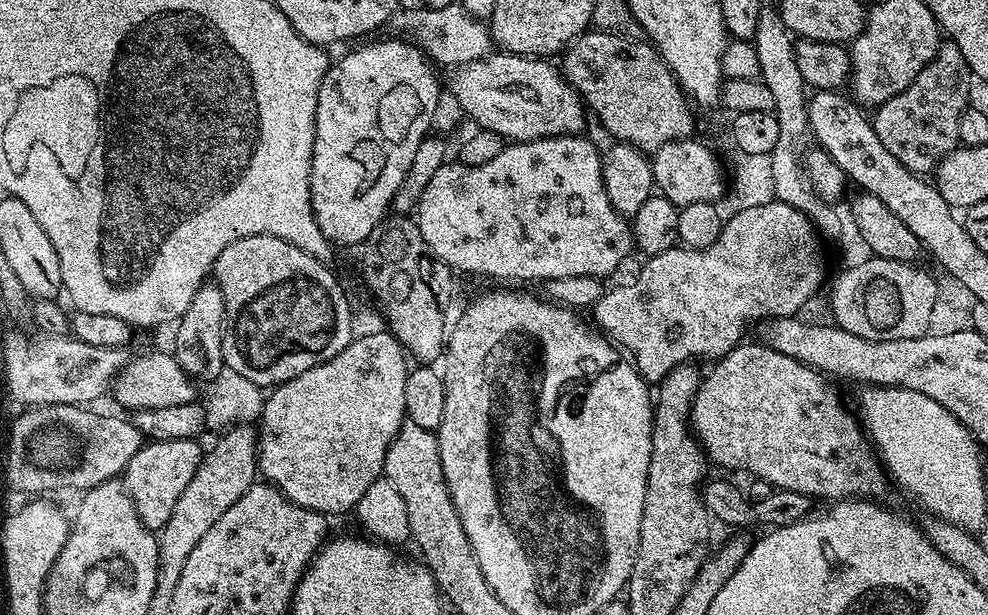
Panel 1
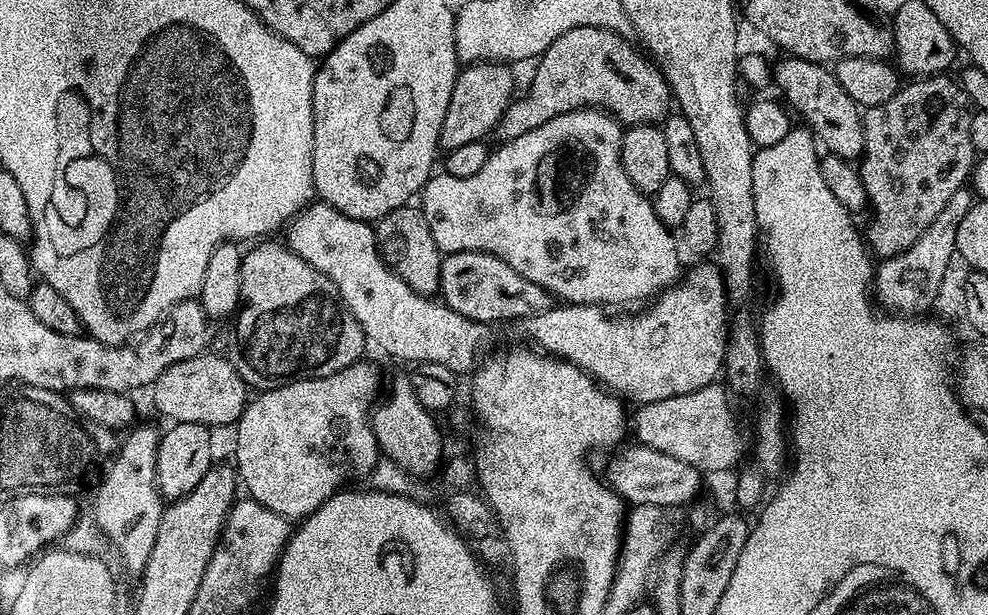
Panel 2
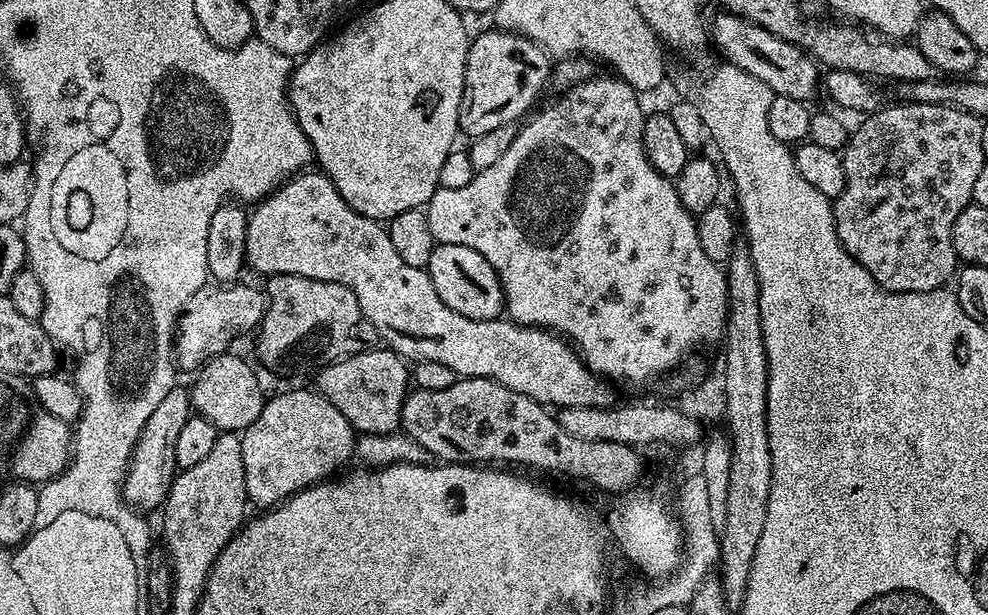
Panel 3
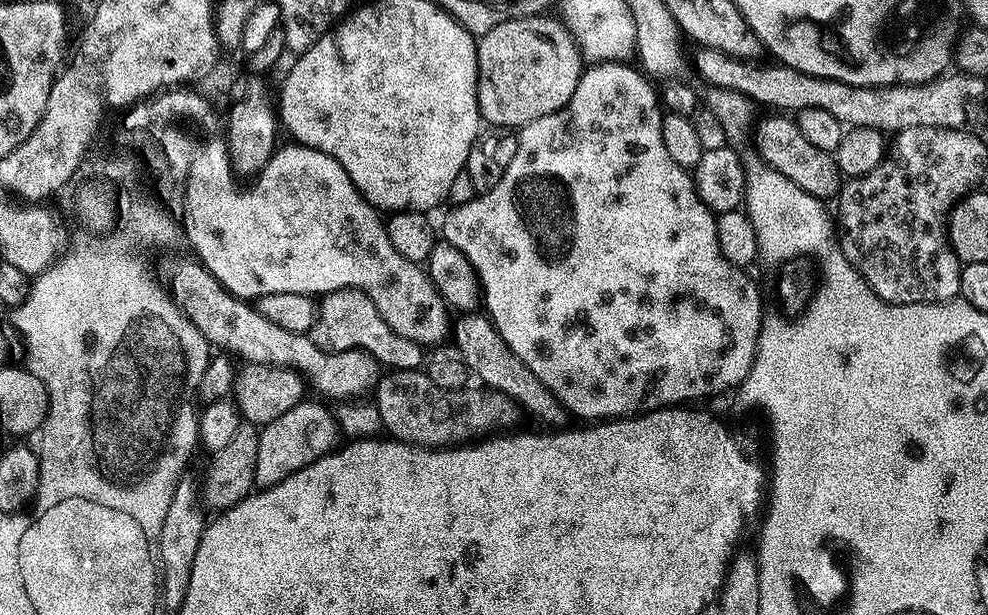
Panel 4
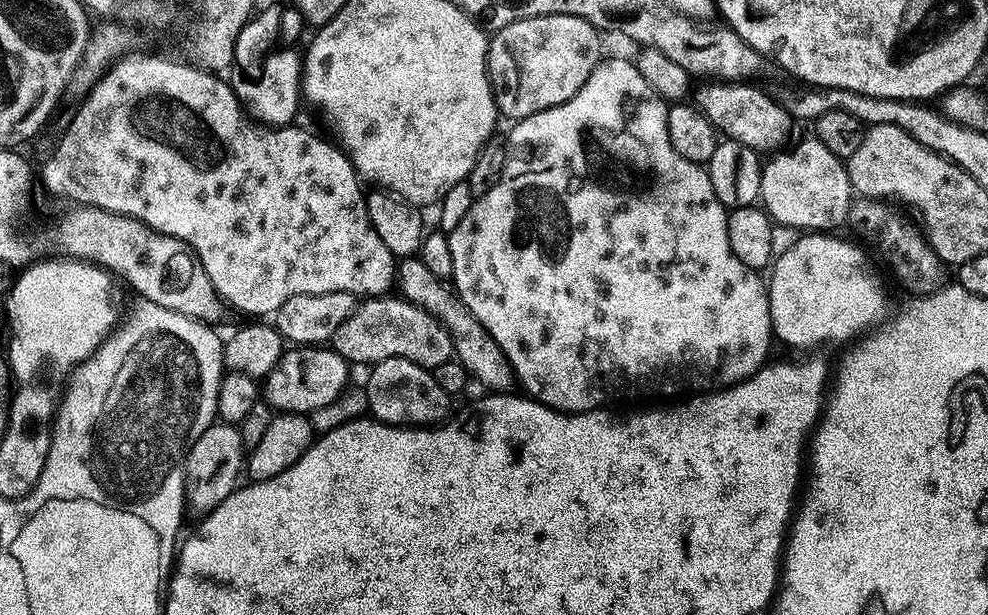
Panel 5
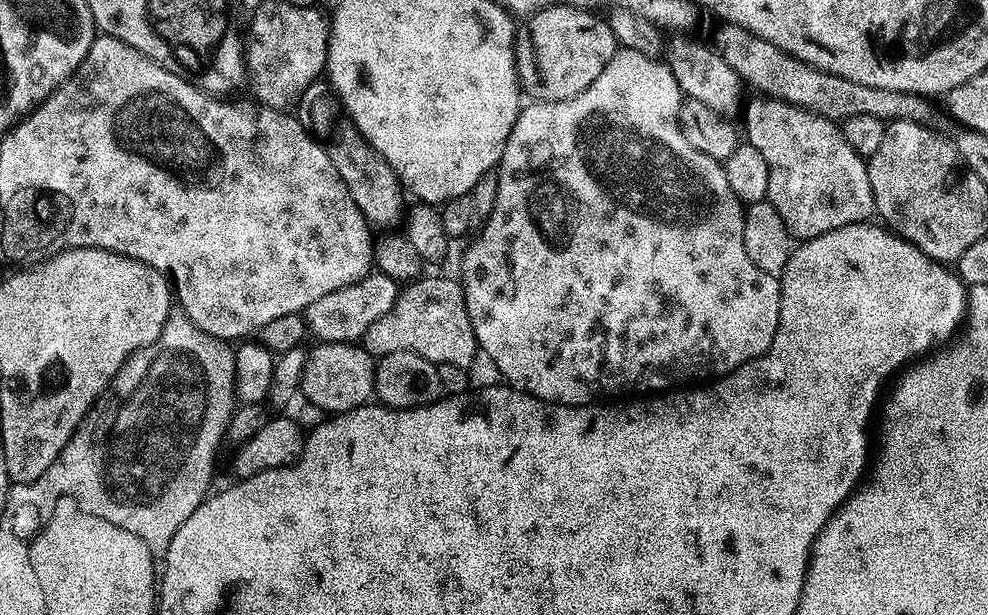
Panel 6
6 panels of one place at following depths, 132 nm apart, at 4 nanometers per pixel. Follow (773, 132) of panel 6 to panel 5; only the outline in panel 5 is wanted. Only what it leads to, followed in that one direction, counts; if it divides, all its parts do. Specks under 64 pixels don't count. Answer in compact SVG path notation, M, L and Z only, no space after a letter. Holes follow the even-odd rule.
M815 138L804 141L793 152L785 151L771 157L772 160L763 165L760 173L760 198L759 203L765 212L772 217L777 225L785 224L788 228L804 228L800 230L815 230L824 234L836 227L847 225L848 212L854 203L854 189L845 161L838 159L822 142Z

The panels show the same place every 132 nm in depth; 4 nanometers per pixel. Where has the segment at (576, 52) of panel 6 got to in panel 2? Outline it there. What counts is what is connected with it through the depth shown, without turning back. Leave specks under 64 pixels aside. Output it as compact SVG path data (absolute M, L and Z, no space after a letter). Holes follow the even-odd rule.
M500 62L469 63L457 75L454 82L454 90L450 94L450 106L446 106L446 118L442 118L442 130L440 131L440 148L445 153L450 150L458 150L458 146L466 146L466 142L478 142L487 137L487 132L491 133L499 124L504 111L514 99L512 92L512 76L507 72L505 65Z

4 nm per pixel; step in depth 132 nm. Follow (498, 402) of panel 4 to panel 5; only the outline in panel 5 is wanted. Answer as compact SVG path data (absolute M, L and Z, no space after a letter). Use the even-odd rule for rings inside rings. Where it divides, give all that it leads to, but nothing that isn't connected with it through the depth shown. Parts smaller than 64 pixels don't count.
M405 356L386 358L371 365L369 372L372 373L366 383L368 412L384 424L423 428L433 423L432 412L440 412L444 408L446 394L436 384L431 371L410 362Z

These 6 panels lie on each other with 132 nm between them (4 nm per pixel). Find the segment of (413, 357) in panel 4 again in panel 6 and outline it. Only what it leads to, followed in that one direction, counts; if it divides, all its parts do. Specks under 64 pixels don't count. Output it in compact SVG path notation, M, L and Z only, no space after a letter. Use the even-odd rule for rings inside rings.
M427 276L413 279L416 280L413 284L405 288L403 285L397 291L392 308L364 331L362 347L376 358L406 350L426 358L433 366L453 364L467 369L477 354L478 345L464 305L464 289L455 279Z

